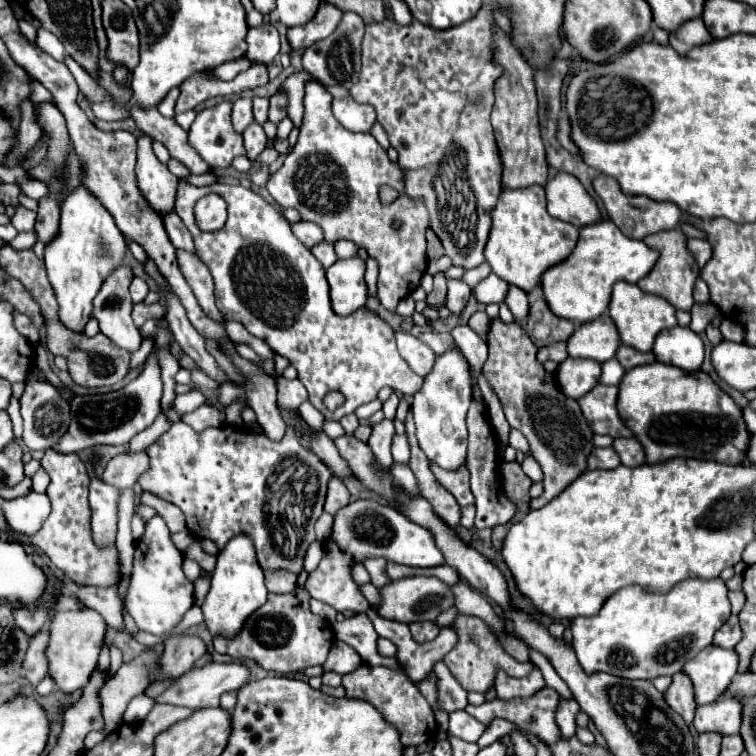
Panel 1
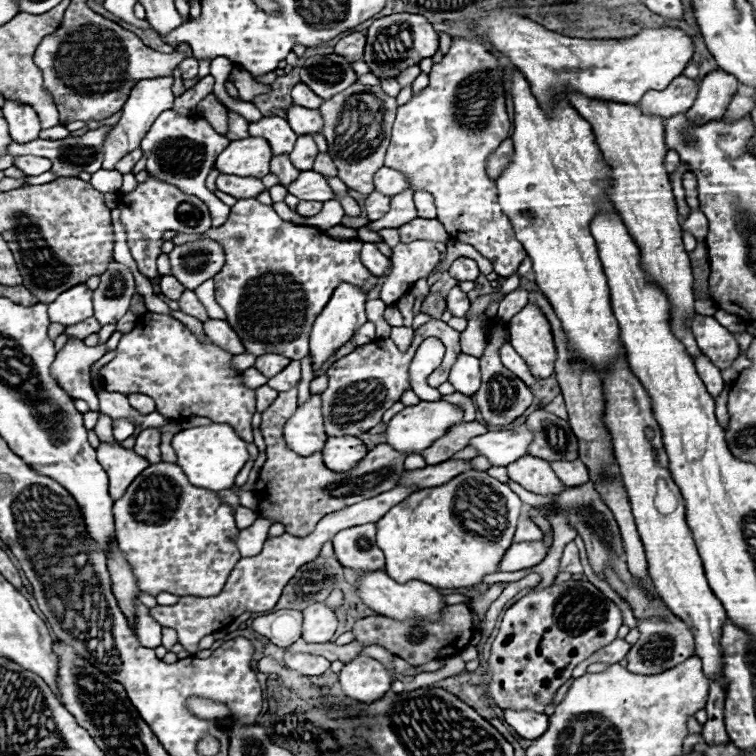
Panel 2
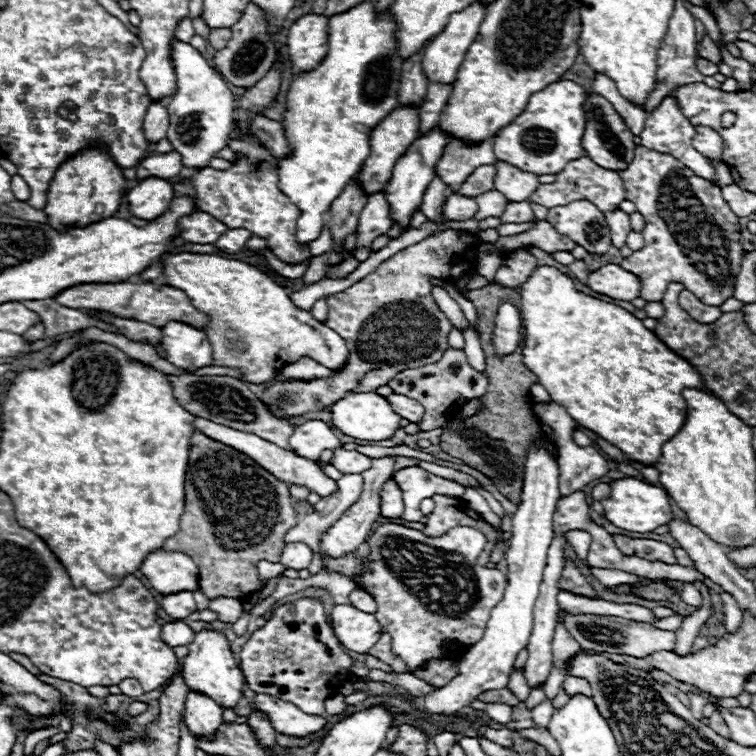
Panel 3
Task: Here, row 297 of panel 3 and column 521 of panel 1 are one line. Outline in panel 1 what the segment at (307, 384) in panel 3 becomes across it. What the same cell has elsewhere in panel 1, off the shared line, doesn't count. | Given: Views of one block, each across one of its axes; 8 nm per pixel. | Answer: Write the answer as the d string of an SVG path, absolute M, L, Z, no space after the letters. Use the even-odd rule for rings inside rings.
M492 320L488 332L488 360L484 364L484 376L490 382L494 394L500 398L510 426L518 428L526 436L530 442L530 452L544 472L544 494L530 500L532 510L548 504L570 482L574 482L586 470L586 458L592 452L592 444L588 448L588 436L592 438L592 430L584 420L578 402L566 398L560 392L554 374L542 368L542 364L536 360L536 352L538 348L532 344L524 328L516 324L504 324L502 320Z

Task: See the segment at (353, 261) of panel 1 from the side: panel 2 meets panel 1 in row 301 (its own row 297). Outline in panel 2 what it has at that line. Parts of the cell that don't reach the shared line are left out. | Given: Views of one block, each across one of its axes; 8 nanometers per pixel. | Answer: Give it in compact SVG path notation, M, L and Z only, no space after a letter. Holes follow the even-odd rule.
M338 284L338 288L334 290L330 302L326 304L326 308L318 314L312 334L310 334L310 356L312 356L312 366L314 370L318 370L322 366L322 362L332 356L340 346L344 346L356 328L360 328L366 322L366 310L364 310L364 302L366 302L366 292L354 284Z

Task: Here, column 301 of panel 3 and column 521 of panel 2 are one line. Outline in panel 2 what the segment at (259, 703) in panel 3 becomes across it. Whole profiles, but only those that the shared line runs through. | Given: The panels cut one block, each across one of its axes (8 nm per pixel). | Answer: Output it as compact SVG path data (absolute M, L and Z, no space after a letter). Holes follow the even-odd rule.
M504 710L504 720L526 740L536 740L542 736L548 728L548 716L542 712L530 712L530 710Z

